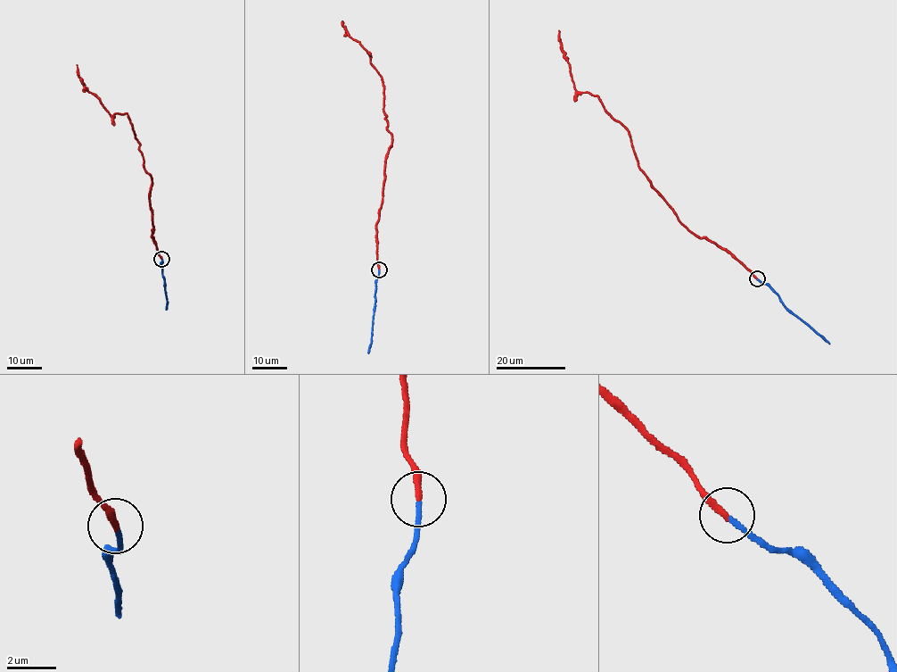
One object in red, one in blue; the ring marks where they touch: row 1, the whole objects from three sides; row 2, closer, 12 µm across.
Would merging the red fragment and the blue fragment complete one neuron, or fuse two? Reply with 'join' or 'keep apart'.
join

